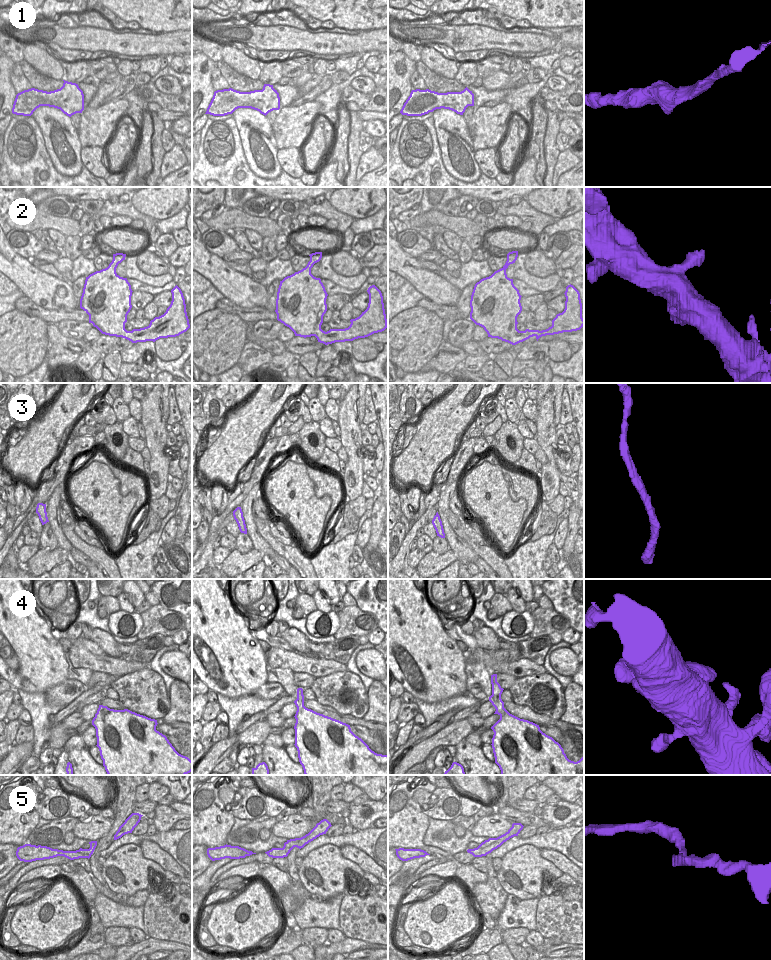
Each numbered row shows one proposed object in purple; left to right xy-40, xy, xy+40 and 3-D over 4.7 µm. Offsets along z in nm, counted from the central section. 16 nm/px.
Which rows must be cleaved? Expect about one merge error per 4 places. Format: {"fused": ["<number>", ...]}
{"fused": []}

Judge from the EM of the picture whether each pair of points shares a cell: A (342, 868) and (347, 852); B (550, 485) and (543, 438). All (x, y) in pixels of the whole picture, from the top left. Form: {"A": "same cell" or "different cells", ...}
{"A": "different cells", "B": "same cell"}

